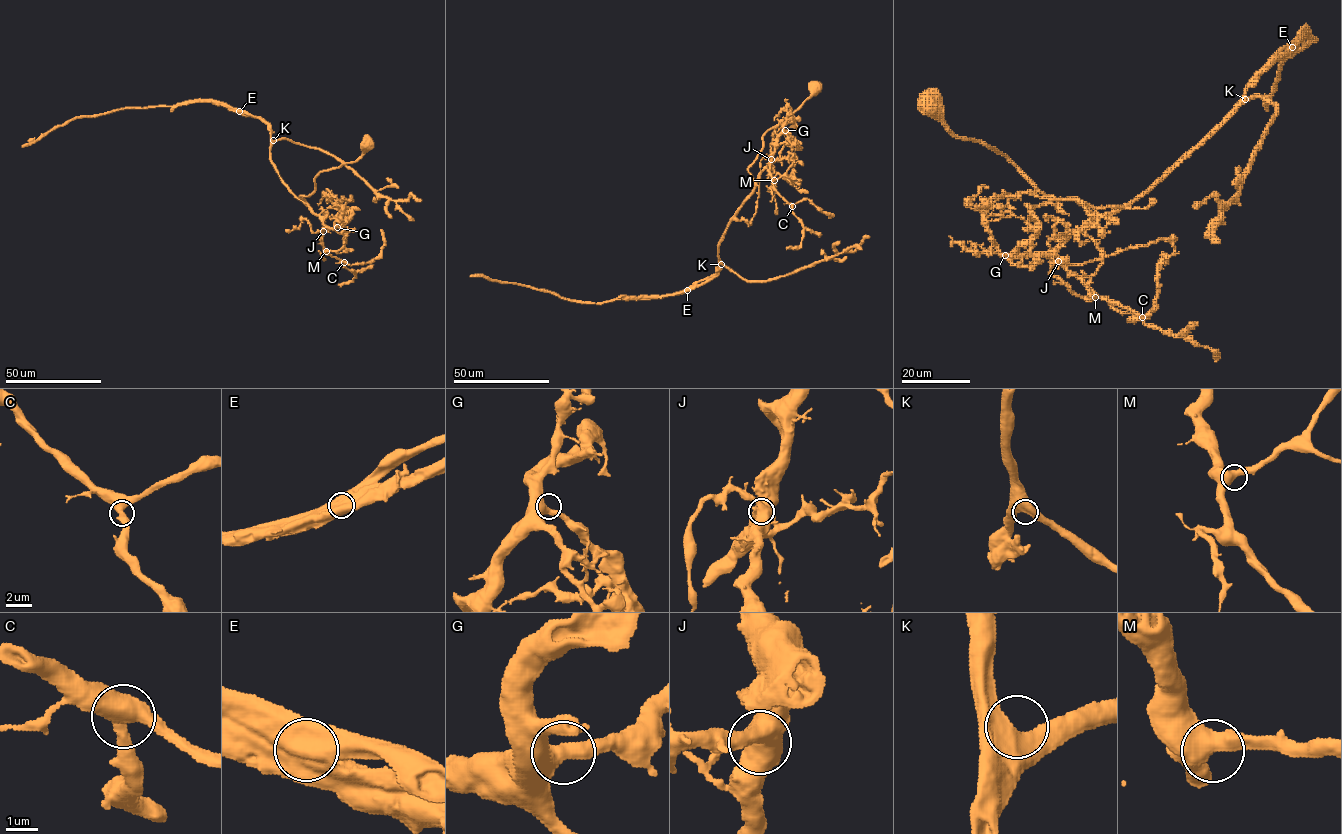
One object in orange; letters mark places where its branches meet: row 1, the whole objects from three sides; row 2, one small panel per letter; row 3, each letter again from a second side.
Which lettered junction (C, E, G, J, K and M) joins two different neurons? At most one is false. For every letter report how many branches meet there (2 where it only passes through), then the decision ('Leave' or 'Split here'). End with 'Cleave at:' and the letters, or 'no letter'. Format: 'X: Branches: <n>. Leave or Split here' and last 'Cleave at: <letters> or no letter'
C: Branches: 2. Leave
E: Branches: 2. Split here
G: Branches: 2. Leave
J: Branches: 2. Leave
K: Branches: 2. Leave
M: Branches: 2. Leave
Cleave at: E

